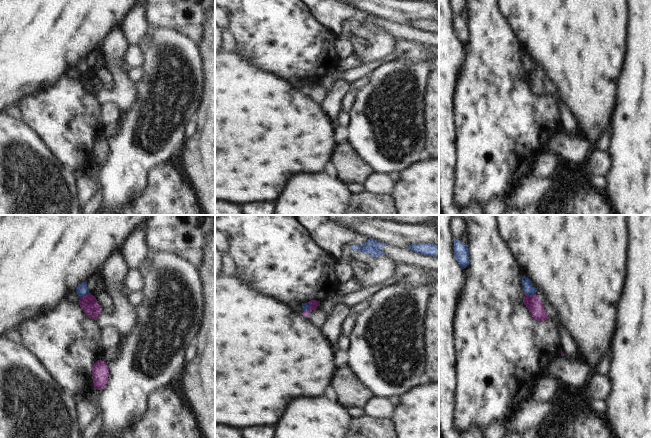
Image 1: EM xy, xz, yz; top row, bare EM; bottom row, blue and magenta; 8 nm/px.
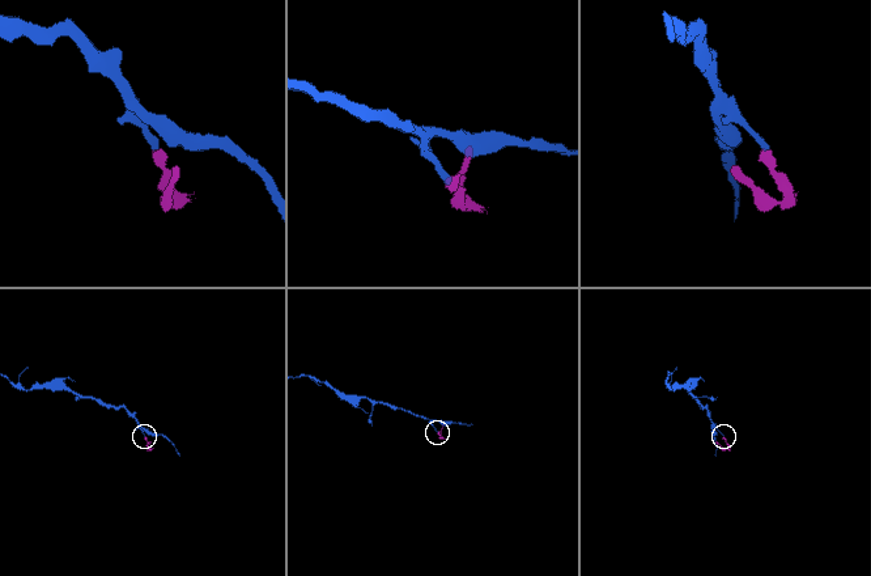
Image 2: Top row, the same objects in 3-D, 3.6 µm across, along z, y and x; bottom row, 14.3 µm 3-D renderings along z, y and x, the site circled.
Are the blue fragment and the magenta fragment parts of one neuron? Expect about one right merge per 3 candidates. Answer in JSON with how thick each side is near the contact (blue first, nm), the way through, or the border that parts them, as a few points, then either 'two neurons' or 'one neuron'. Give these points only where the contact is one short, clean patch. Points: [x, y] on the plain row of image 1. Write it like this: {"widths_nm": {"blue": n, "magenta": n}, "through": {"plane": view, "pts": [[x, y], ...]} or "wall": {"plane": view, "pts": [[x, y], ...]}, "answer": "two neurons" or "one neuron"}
{"widths_nm": {"blue": 80, "magenta": 130}, "wall": {"plane": "yz", "pts": [[525, 69], [535, 70]]}, "answer": "two neurons"}

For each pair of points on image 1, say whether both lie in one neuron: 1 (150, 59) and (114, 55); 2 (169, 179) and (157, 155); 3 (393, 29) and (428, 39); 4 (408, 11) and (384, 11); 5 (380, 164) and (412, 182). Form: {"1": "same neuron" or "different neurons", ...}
{"1": "different neurons", "2": "different neurons", "3": "same neuron", "4": "same neuron", "5": "different neurons"}

